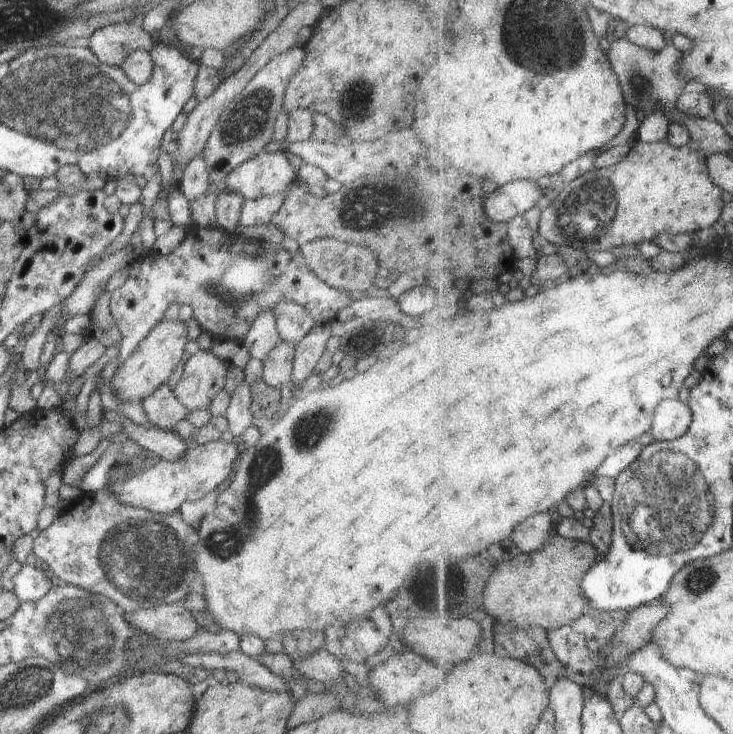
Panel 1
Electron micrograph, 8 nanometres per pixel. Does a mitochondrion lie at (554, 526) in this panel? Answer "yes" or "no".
no

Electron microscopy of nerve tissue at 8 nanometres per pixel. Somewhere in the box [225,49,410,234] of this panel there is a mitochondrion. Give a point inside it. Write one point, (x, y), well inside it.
(355, 97)

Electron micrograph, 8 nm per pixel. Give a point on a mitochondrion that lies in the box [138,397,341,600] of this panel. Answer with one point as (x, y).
(217, 541)

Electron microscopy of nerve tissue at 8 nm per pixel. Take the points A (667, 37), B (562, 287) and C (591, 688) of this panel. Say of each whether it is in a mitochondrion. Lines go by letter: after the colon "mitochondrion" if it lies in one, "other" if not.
A: other
B: other
C: other

